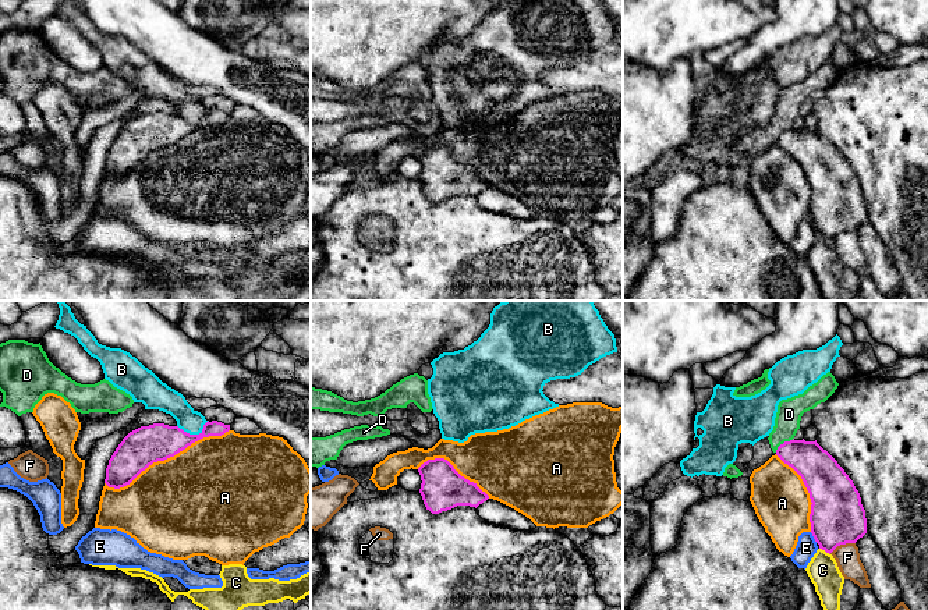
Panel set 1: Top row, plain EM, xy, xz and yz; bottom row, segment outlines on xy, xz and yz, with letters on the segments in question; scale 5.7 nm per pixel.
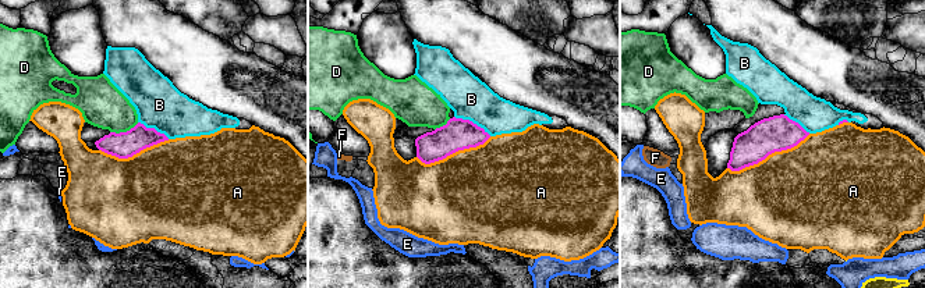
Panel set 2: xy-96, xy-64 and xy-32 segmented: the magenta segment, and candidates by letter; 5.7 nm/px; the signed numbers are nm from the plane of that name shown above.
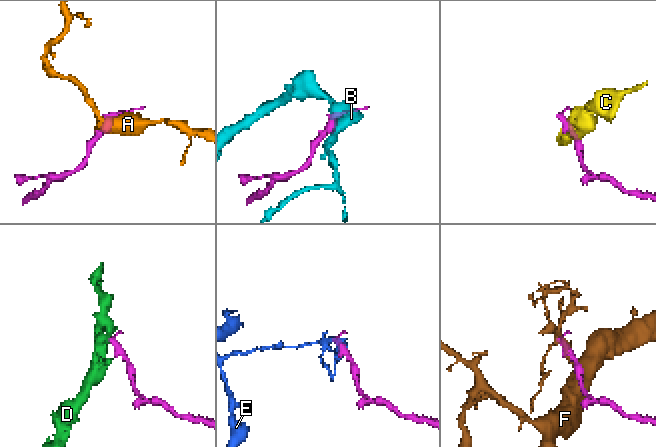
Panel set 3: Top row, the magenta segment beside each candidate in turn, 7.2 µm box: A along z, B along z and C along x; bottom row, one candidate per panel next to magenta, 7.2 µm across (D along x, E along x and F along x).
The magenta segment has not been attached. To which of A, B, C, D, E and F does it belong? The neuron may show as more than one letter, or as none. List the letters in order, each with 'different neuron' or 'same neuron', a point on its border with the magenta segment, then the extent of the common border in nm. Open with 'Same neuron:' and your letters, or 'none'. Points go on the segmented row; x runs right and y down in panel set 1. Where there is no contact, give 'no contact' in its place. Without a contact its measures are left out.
Same neuron: A
A: same neuron; meets magenta in xy at (166, 458); contact 800 nm long
B: different neuron; meets magenta in xy at (194, 435); contact 190 nm long
C: different neuron; meets magenta in yz at (825, 550); contact 80 nm long
D: different neuron; meets magenta in yz at (785, 442); contact 140 nm long
E: different neuron; meets magenta in yz at (814, 538); contact 80 nm long
F: different neuron; meets magenta in yz at (842, 543); contact 170 nm long

